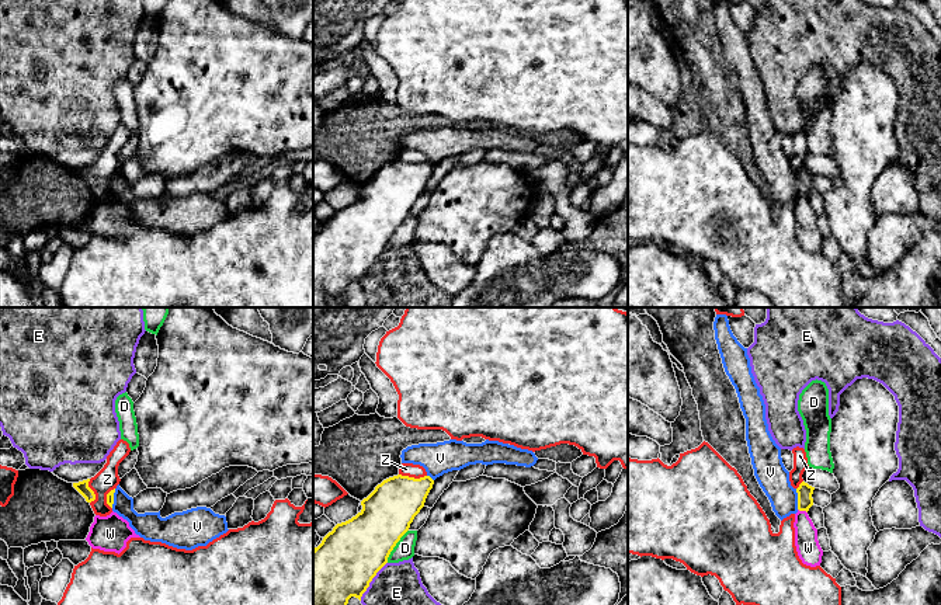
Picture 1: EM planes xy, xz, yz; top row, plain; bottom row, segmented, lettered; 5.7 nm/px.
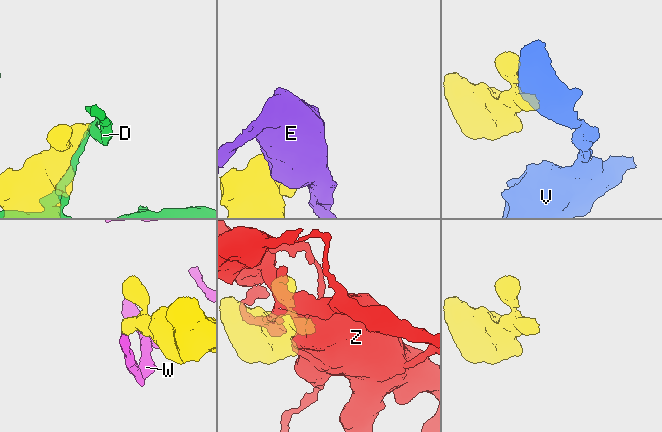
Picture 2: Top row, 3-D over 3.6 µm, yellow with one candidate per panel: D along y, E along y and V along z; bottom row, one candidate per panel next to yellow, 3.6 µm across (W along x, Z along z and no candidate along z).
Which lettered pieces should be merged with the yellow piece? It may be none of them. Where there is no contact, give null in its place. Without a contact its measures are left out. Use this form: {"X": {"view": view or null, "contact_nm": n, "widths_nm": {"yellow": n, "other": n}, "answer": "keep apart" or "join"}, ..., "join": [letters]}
{"D": {"view": "xz", "contact_nm": 220, "widths_nm": {"yellow": 360, "other": 110}, "answer": "keep apart"}, "E": {"view": "xz", "contact_nm": 280, "widths_nm": {"yellow": 360, "other": 240}, "answer": "keep apart"}, "V": {"view": "yz", "contact_nm": 120, "widths_nm": {"yellow": 90, "other": 180}, "answer": "keep apart"}, "W": {"view": "yz", "contact_nm": 60, "widths_nm": {"yellow": 90, "other": 140}, "answer": "keep apart"}, "Z": {"view": "xz", "contact_nm": 160, "widths_nm": {"yellow": 300, "other": 80}, "answer": "keep apart"}, "join": []}

